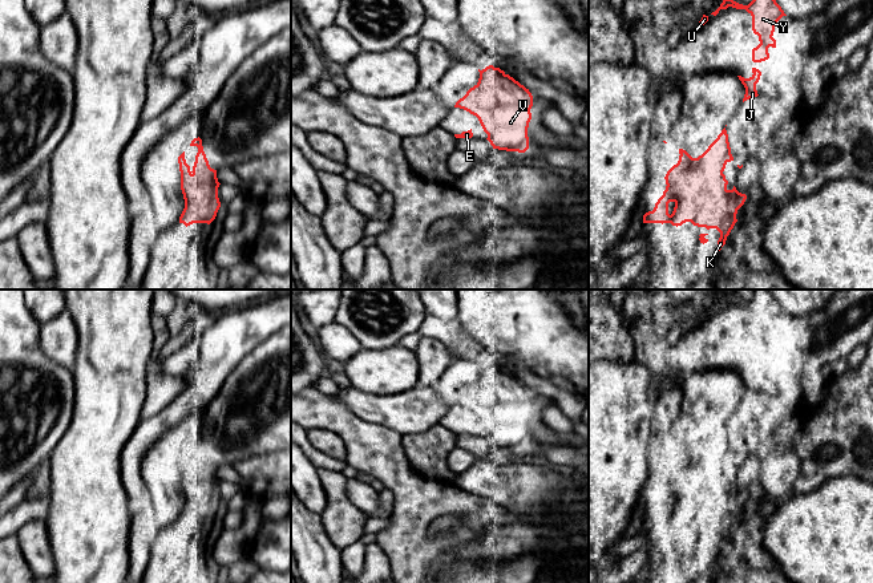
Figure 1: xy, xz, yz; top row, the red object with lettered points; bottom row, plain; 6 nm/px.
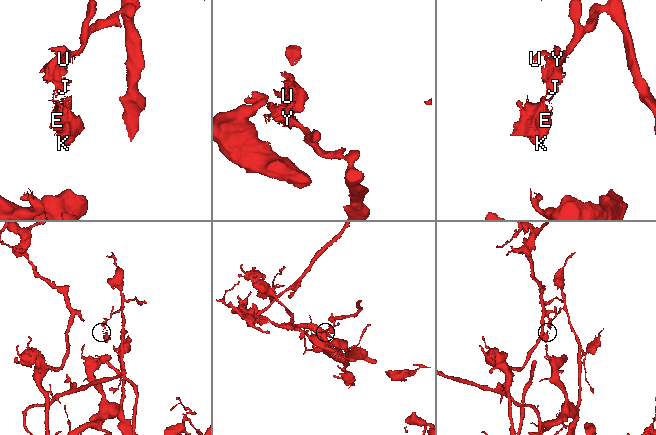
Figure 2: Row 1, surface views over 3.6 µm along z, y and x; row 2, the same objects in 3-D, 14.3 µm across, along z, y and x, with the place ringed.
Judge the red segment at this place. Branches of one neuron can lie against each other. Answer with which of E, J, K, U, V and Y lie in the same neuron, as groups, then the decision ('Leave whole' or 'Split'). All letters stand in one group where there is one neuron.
Groups: E J U Y / K V. Split

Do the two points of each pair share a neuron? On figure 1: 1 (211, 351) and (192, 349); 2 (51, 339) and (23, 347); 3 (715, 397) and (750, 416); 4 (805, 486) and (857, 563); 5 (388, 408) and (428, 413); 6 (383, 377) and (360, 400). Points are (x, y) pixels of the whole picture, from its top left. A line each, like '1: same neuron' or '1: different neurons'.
1: different neurons
2: different neurons
3: different neurons
4: different neurons
5: same neuron
6: different neurons

